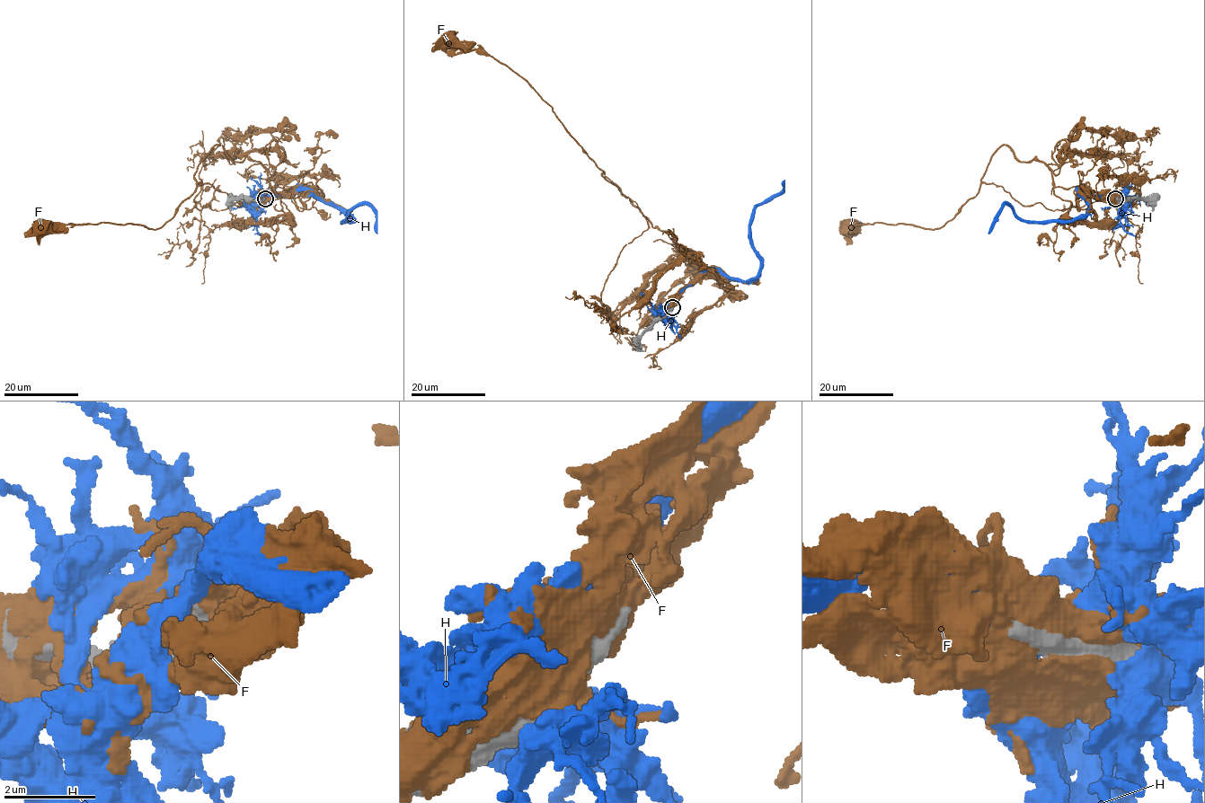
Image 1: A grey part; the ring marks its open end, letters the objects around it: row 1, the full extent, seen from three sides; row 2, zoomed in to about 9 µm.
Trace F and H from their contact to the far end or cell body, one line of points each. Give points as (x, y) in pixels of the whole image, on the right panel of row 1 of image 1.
F: (1119, 201), (1056, 187), (1042, 162), (1021, 162), (1002, 145), (979, 191), (938, 228), (846, 225)
H: (1119, 199), (1109, 193), (1085, 195), (1078, 189), (1089, 211), (1063, 221), (1024, 221), (1005, 205), (988, 233)

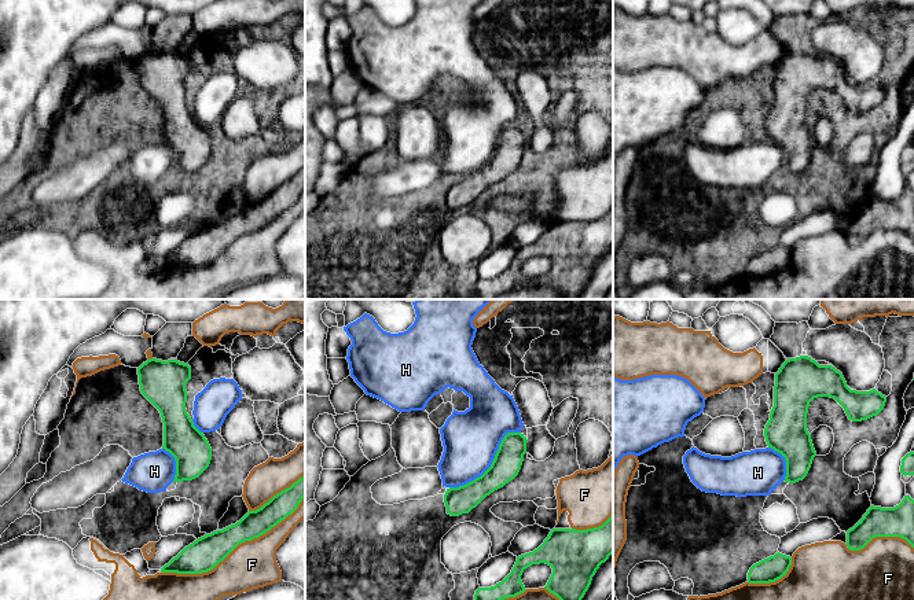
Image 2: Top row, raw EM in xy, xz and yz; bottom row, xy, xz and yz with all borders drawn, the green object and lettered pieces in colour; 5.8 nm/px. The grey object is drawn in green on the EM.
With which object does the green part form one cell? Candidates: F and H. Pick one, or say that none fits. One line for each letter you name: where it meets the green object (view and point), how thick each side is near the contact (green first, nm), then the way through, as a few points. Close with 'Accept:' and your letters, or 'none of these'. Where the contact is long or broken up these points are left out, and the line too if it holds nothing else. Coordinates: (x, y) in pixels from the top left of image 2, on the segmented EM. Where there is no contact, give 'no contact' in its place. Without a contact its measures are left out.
Accept: none of these

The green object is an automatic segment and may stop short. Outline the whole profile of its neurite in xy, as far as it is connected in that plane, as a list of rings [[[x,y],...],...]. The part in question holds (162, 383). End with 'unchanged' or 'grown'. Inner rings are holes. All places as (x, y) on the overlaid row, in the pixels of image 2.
[[[150,358],[137,368],[142,394],[159,411],[164,446],[176,460],[173,482],[192,481],[210,464],[212,448],[186,409],[191,367],[177,360]]]; unchanged

